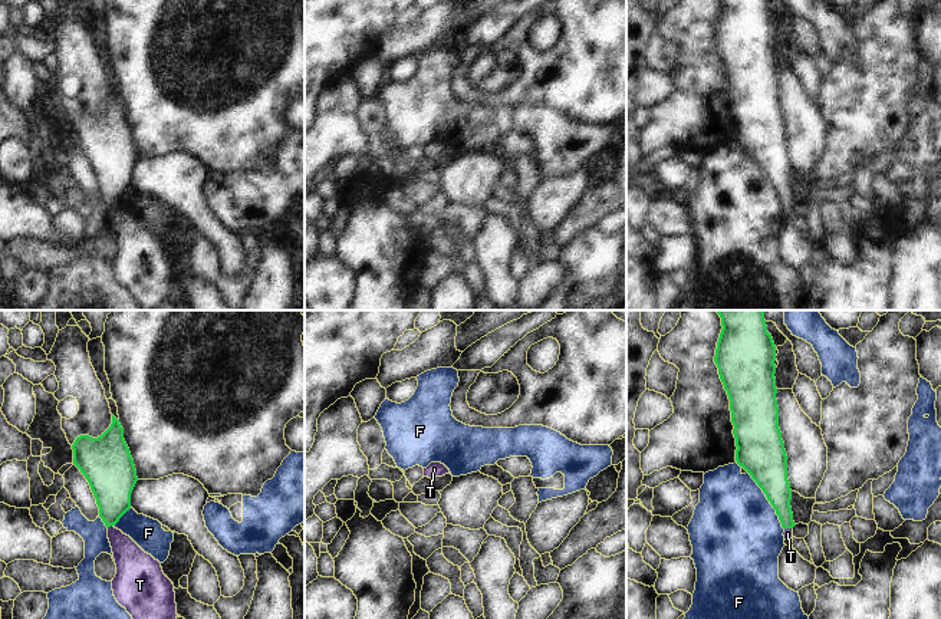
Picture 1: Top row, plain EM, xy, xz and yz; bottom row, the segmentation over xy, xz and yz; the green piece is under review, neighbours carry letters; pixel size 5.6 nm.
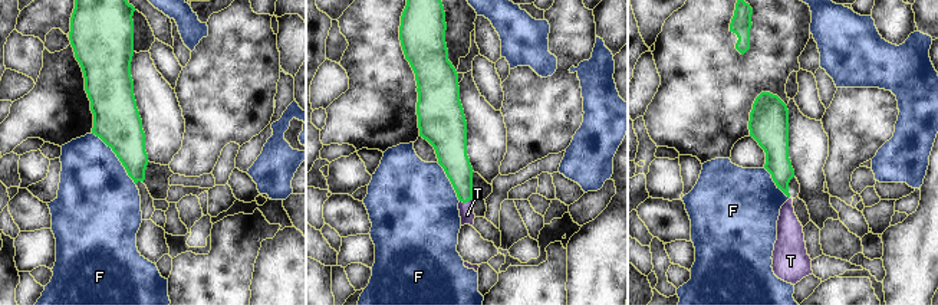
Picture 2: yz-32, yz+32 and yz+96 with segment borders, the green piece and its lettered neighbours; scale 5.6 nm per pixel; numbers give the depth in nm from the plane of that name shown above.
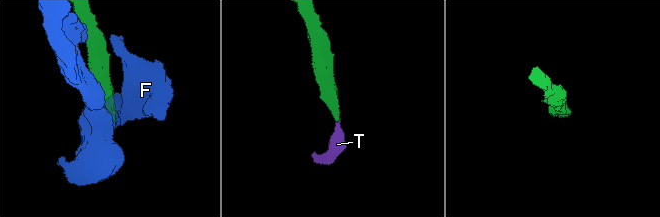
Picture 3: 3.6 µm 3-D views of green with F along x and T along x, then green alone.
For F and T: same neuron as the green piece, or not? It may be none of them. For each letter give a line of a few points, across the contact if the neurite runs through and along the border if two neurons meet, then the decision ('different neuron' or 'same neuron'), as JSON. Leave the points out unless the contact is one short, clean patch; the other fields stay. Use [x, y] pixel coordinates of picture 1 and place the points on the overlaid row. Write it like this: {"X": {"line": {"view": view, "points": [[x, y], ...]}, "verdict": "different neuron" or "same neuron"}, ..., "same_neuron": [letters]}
{"F": {"line": {"view": "yz", "points": [[747, 471], [775, 510], [783, 529]]}, "verdict": "different neuron"}, "T": {"line": {"view": "xy", "points": [[111, 481], [109, 526], [132, 563]]}, "verdict": "same neuron"}, "same_neuron": ["T"]}

